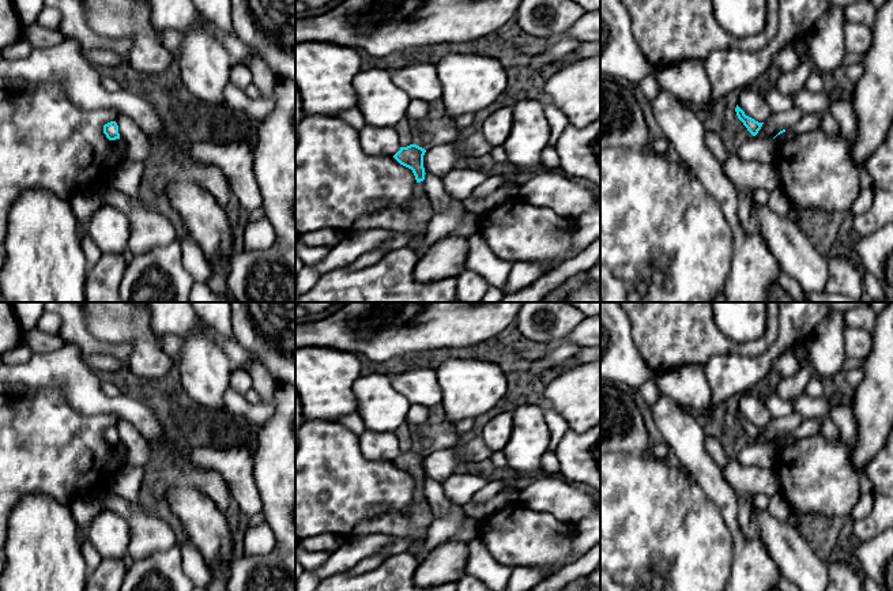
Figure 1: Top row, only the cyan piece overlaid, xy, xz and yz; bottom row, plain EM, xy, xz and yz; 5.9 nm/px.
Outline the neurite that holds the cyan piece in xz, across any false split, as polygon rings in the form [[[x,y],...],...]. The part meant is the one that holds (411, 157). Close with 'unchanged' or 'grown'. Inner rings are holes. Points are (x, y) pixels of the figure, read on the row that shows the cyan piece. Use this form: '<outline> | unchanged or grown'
[[[410,144],[407,147],[400,147],[400,150],[393,155],[393,158],[403,166],[412,170],[415,176],[414,184],[414,196],[419,200],[426,200],[425,191],[425,167],[423,167],[423,155],[426,150],[417,146]]] | grown

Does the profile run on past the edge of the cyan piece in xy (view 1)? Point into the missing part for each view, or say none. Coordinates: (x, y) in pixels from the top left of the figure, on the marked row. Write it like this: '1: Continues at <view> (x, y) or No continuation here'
1: No continuation here

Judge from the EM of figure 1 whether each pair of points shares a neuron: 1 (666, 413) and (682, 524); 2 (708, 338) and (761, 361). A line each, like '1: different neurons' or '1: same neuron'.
1: different neurons
2: different neurons

